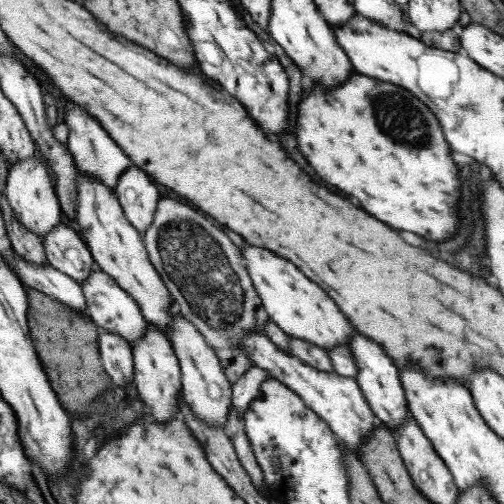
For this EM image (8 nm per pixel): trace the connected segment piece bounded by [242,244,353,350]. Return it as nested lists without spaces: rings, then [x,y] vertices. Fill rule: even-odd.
[[[247,244],[242,250],[247,272],[252,276],[271,320],[288,336],[299,338],[323,350],[348,345],[350,334],[353,332],[352,325],[320,285],[305,277],[288,258],[282,258],[271,249]]]

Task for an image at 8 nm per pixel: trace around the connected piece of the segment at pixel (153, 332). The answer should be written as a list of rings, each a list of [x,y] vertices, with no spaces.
[[[149,323],[144,336],[132,346],[135,356],[135,380],[139,398],[150,407],[151,416],[157,421],[169,421],[181,414],[179,401],[183,392],[182,370],[176,350],[157,325]]]

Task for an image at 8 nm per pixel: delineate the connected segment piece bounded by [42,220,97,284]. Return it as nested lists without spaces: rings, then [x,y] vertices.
[[[67,220],[49,232],[42,240],[50,266],[65,272],[83,284],[97,267],[91,249],[75,224]]]

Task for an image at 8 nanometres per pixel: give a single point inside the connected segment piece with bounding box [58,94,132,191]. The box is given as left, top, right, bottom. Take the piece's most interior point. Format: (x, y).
(95, 152)

